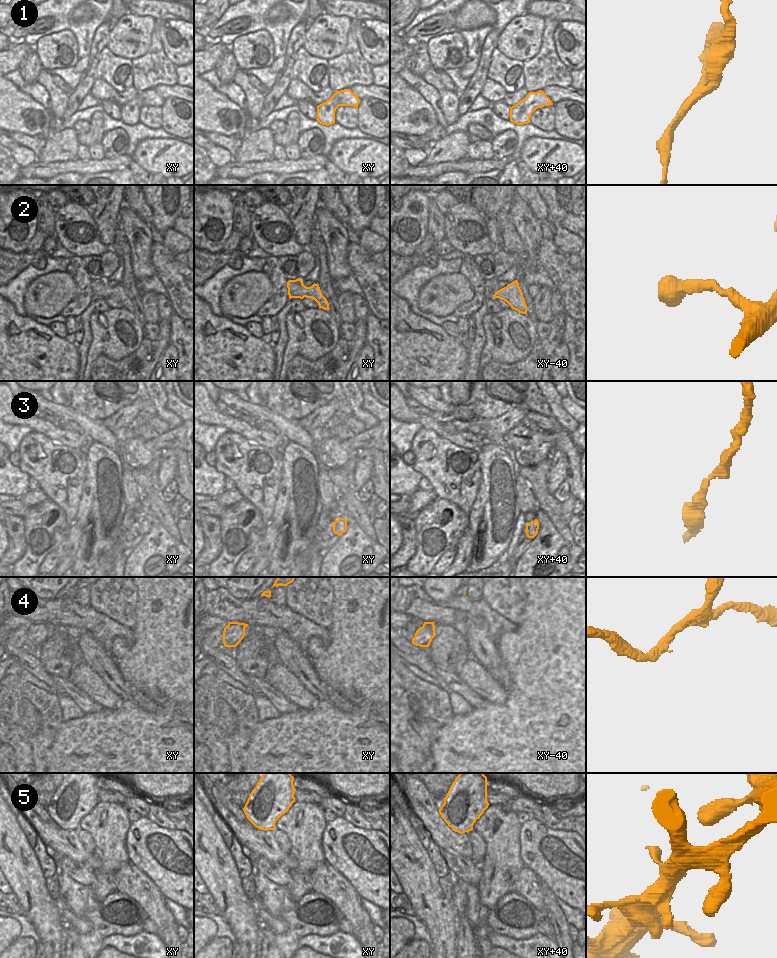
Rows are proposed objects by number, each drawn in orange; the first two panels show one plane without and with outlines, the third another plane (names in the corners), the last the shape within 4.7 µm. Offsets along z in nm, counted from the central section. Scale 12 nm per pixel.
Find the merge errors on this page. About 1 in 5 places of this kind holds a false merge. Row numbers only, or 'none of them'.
none of them

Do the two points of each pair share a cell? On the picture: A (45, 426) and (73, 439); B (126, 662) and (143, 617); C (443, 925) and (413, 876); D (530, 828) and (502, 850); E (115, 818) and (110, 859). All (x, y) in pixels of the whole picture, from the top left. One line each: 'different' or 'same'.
A: same
B: same
C: same
D: different
E: same

